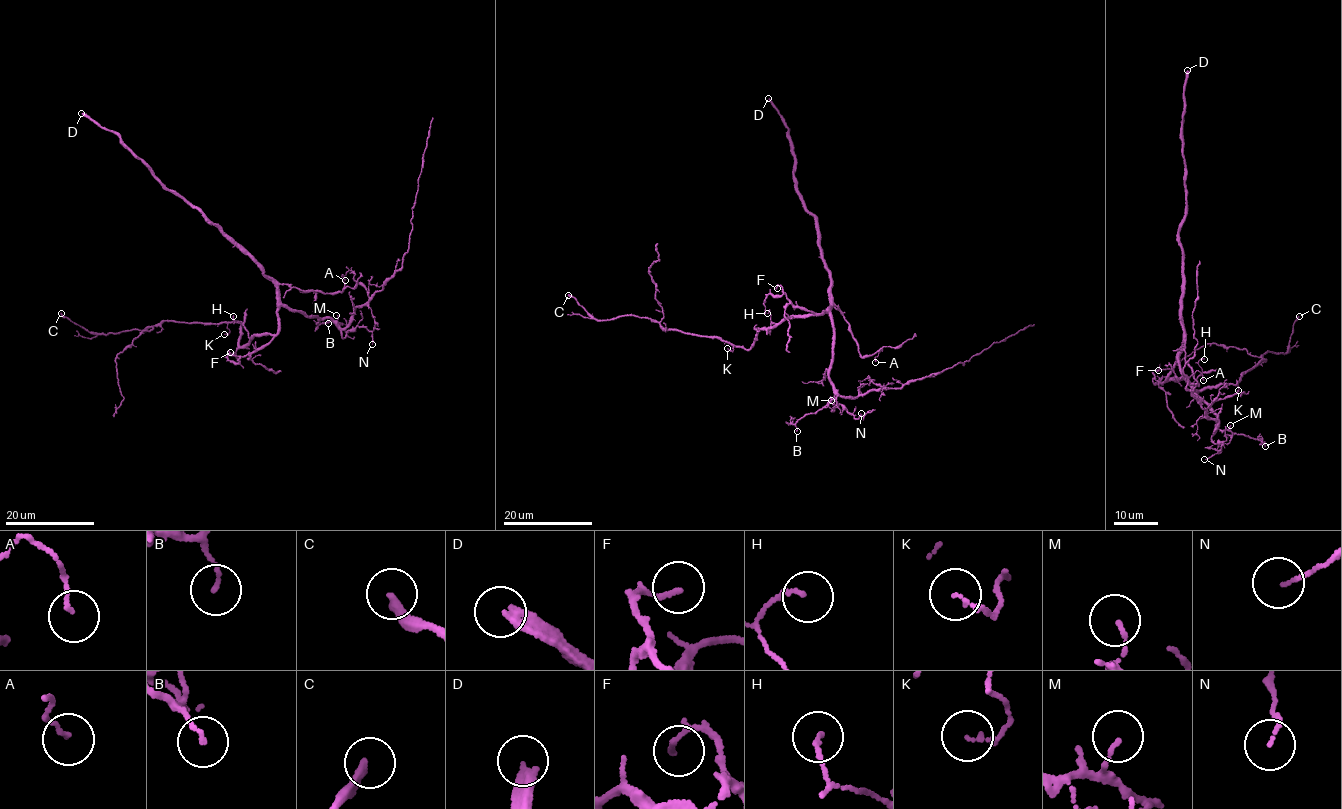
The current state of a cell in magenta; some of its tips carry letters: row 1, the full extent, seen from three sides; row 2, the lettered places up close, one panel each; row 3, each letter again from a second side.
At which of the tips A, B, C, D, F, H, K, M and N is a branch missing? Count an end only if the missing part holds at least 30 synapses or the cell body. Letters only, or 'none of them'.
D

